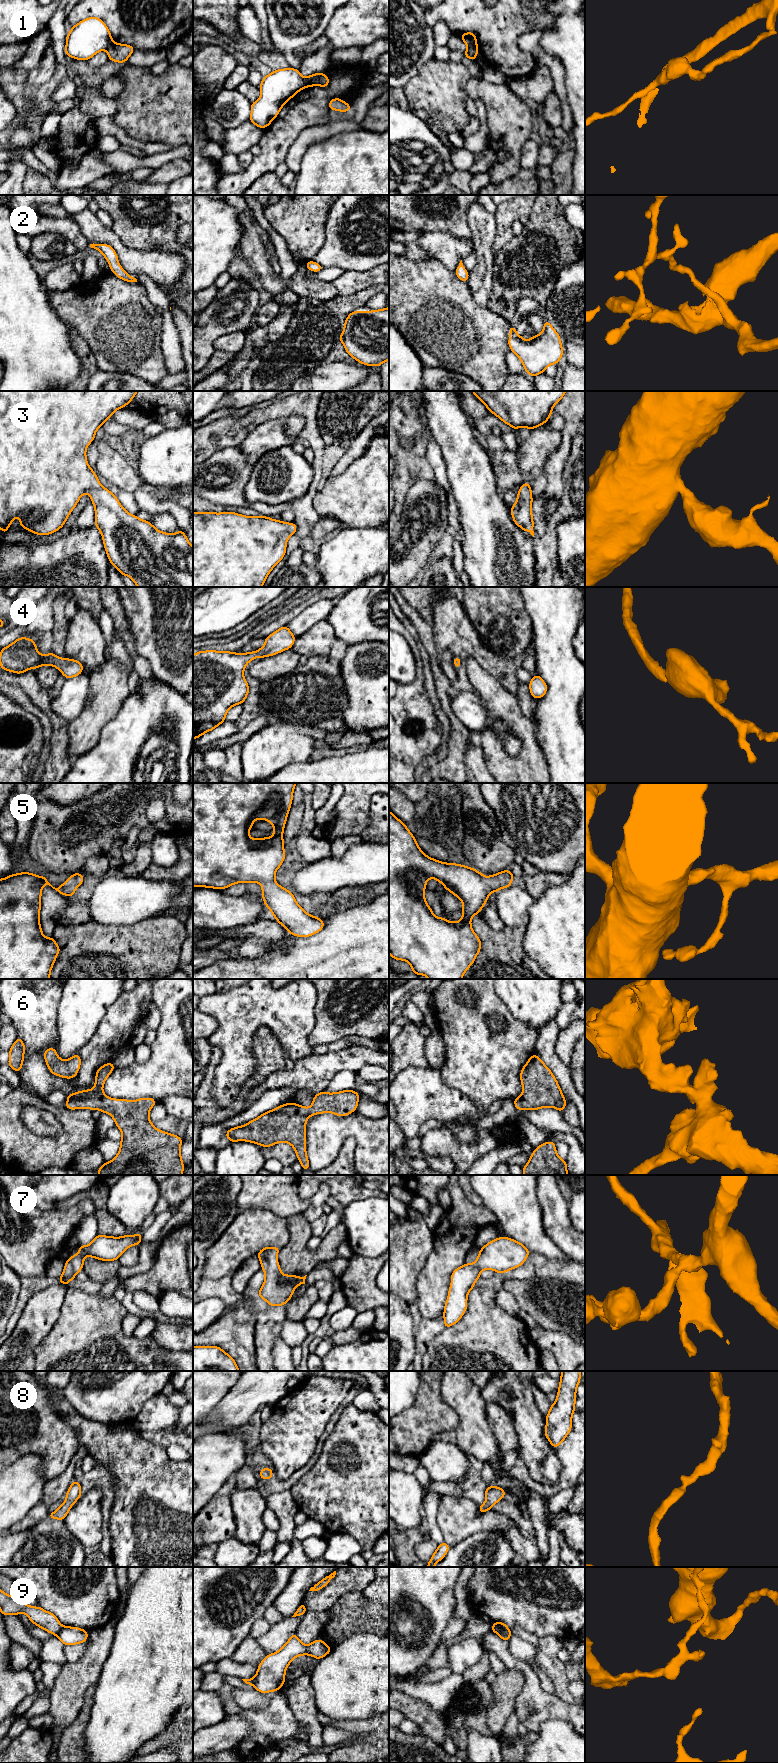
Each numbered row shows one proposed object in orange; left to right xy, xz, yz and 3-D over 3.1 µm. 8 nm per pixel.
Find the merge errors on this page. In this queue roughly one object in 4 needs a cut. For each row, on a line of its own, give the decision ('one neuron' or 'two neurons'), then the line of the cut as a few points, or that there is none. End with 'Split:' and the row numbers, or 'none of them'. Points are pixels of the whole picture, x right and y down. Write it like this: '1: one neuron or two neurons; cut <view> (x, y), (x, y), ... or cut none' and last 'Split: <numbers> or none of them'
1: two neurons; cut xz (306, 78), (305, 86)
2: one neuron; cut none
3: one neuron; cut none
4: one neuron; cut none
5: one neuron; cut none
6: one neuron; cut none
7: one neuron; cut none
8: one neuron; cut none
9: two neurons; cut yz (493, 1623), (503, 1630), (508, 1629)
Split: 1, 9

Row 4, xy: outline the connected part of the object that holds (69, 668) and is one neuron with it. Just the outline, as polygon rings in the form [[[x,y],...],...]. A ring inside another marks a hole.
[[[21,637],[7,647],[1,648],[0,667],[16,674],[25,673],[28,669],[36,669],[43,665],[52,665],[70,679],[83,672],[81,662],[73,659],[60,659],[54,653],[42,655],[37,652],[33,639]]]

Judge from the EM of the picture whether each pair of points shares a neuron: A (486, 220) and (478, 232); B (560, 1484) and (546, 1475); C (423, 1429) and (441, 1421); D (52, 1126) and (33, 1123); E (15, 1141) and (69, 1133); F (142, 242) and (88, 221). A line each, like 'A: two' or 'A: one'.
A: one
B: two
C: one
D: one
E: one
F: two

